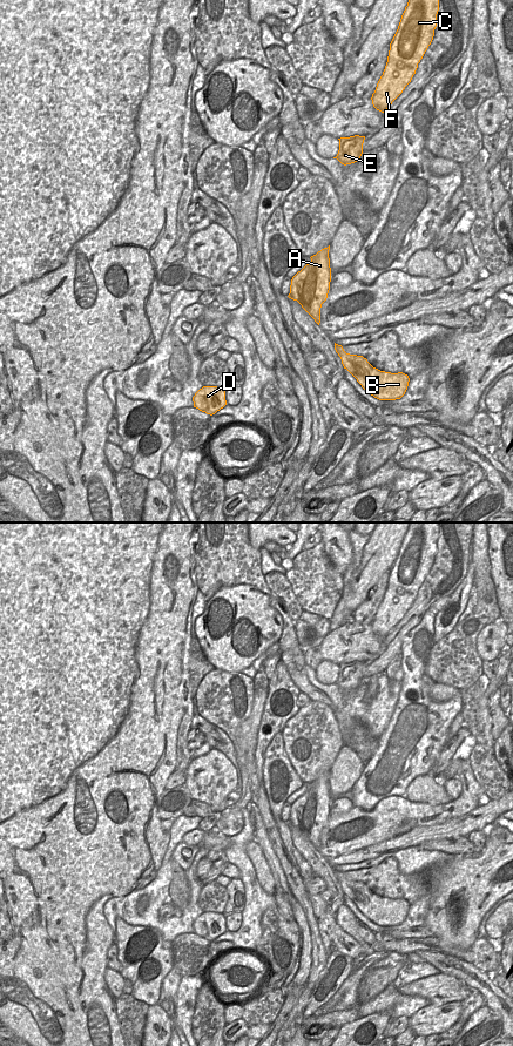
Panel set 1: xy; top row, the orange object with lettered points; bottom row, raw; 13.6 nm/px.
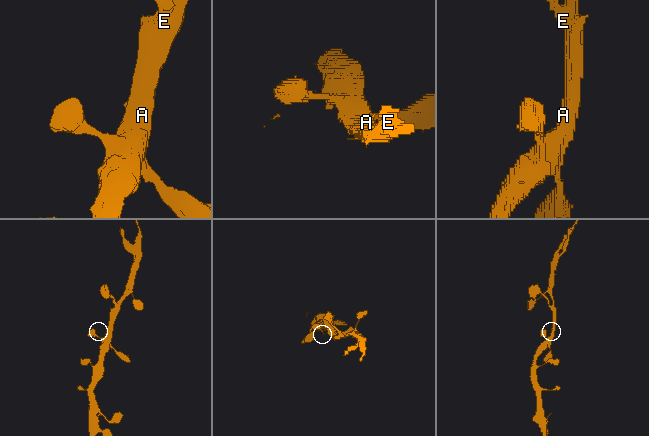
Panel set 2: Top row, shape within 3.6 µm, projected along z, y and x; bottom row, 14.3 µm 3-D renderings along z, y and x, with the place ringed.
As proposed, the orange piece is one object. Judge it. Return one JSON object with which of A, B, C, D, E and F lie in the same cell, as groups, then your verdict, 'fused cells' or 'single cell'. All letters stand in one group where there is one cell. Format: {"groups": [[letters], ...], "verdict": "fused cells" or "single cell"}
{"groups": [["A", "B", "C", "D", "E", "F"]], "verdict": "single cell"}

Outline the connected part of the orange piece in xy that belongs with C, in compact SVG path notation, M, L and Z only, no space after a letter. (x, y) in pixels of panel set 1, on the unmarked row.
M410 522L398 555L390 569L385 595L371 623L377 636L384 639L411 608L418 589L433 566L438 537L439 522Z

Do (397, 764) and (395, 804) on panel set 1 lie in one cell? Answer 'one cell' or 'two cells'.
two cells

